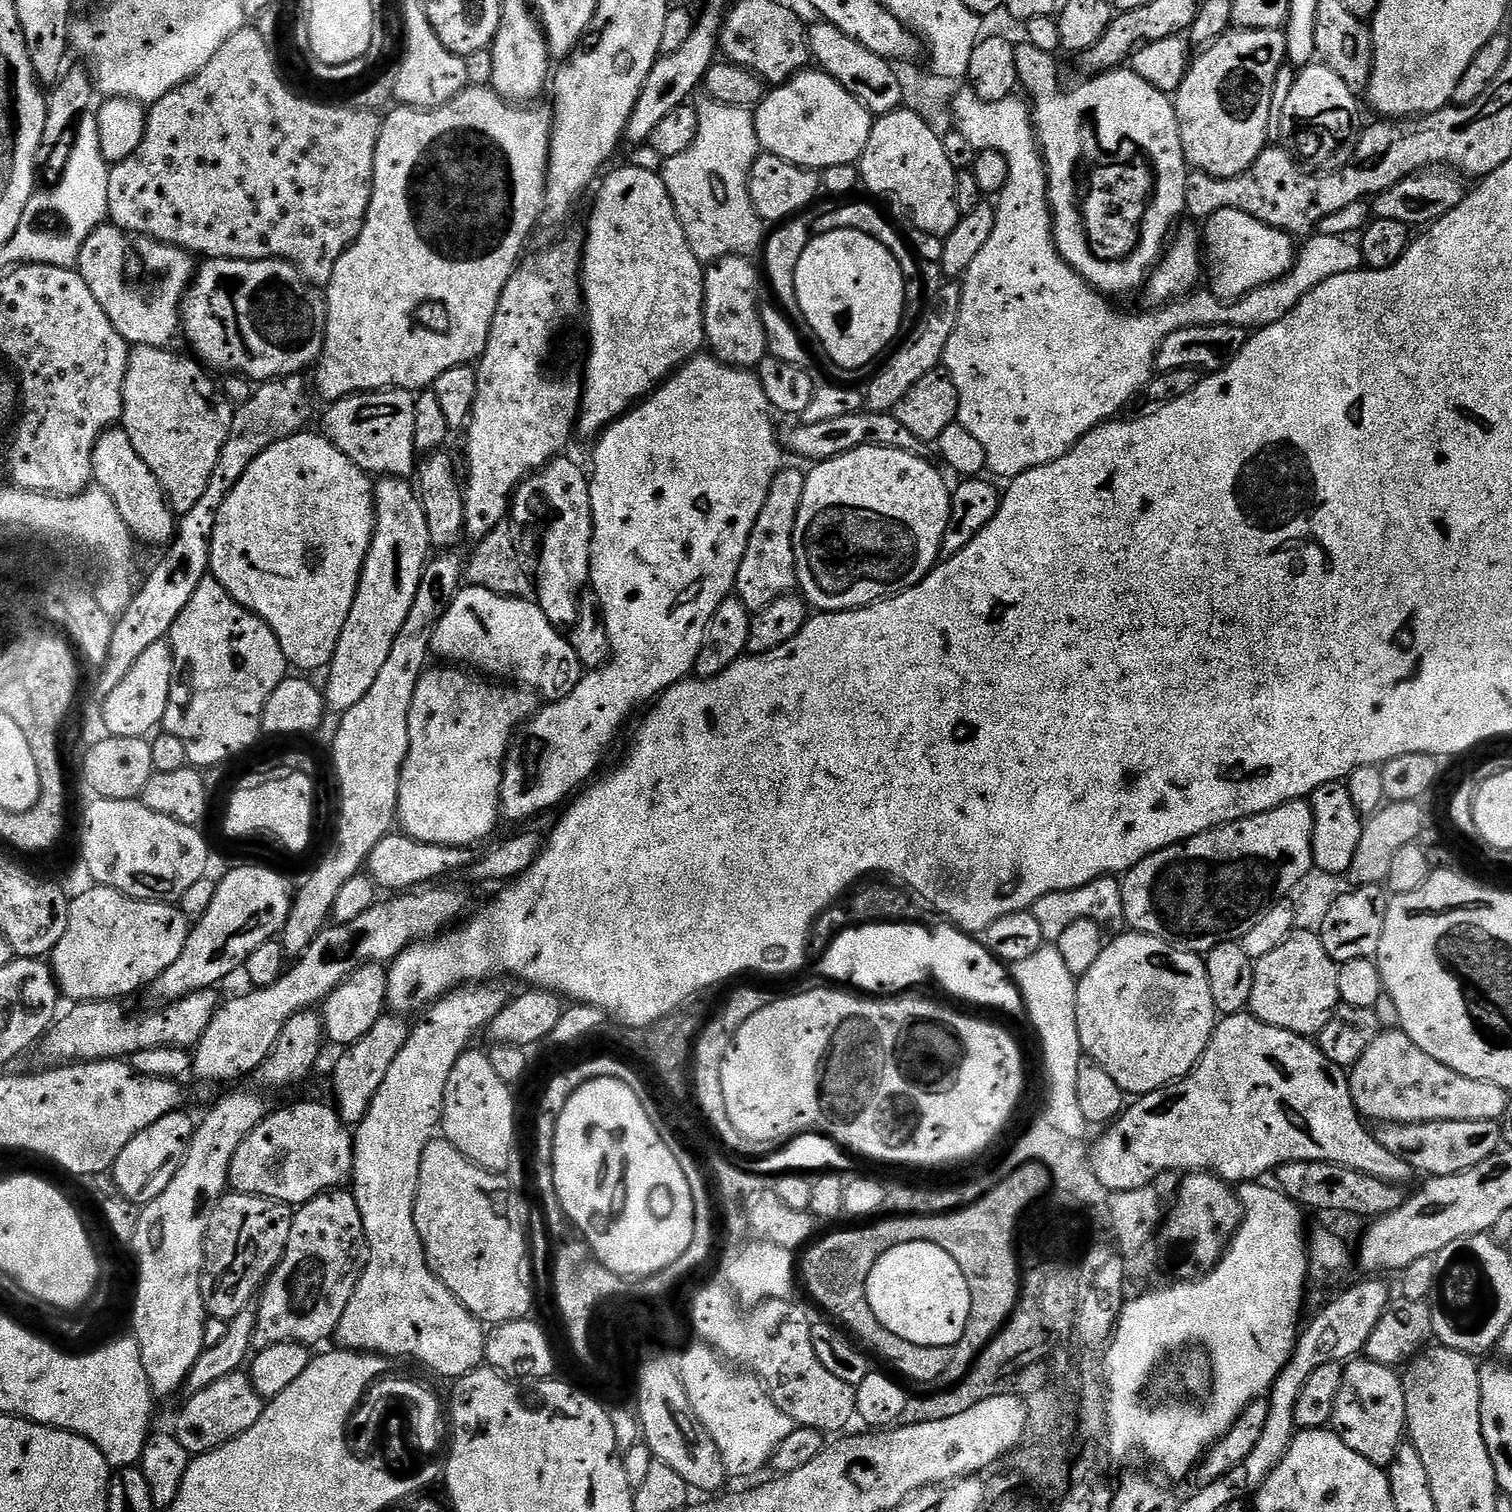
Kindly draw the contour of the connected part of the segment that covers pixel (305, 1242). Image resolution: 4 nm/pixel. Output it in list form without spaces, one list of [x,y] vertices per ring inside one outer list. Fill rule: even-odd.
[[[351,1191],[324,1192],[321,1196],[299,1205],[292,1218],[290,1238],[286,1242],[284,1256],[264,1281],[258,1303],[255,1305],[256,1329],[252,1339],[253,1349],[259,1350],[275,1344],[313,1346],[312,1344],[320,1344],[323,1340],[331,1341],[335,1337],[338,1322],[342,1322],[342,1314],[346,1314],[346,1302],[350,1302],[360,1274],[364,1271],[367,1251],[368,1243],[362,1226],[362,1214]]]

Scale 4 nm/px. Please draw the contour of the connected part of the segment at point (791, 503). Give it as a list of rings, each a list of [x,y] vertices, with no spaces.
[[[781,467],[779,474],[770,482],[770,494],[766,494],[766,502],[762,506],[762,514],[758,514],[758,522],[754,522],[754,530],[750,530],[750,538],[746,546],[746,554],[736,568],[735,595],[748,607],[748,611],[755,614],[761,612],[770,602],[789,595],[797,587],[796,559],[794,558],[794,526],[798,518],[798,506],[802,502],[804,489],[803,471],[796,468]]]

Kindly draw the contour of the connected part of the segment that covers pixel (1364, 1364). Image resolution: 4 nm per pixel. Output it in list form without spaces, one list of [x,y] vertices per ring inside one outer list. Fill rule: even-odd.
[[[1357,1358],[1344,1364],[1331,1427],[1340,1435],[1342,1442],[1350,1446],[1350,1450],[1362,1454],[1362,1458],[1370,1462],[1387,1466],[1405,1439],[1407,1423],[1404,1382],[1395,1367],[1369,1358]]]

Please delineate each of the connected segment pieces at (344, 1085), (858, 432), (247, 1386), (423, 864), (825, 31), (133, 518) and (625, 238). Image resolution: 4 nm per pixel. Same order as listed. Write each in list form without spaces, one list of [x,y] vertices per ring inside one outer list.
[[[385,1014],[381,1016],[378,1022],[363,1036],[361,1040],[355,1040],[353,1044],[347,1045],[344,1052],[336,1060],[336,1065],[332,1068],[332,1092],[336,1095],[334,1107],[341,1120],[349,1126],[355,1126],[363,1120],[364,1115],[370,1110],[370,1102],[374,1102],[374,1094],[378,1094],[378,1086],[386,1079],[387,1072],[390,1071],[390,1062],[398,1058],[398,1050],[402,1050],[404,1043],[408,1041],[410,1031],[409,1025],[404,1025],[399,1015]]]
[[[857,410],[842,414],[842,418],[830,418],[826,422],[813,424],[797,423],[795,427],[788,440],[786,436],[787,447],[789,444],[794,455],[801,456],[804,460],[812,460],[811,462],[829,460],[850,450],[858,450],[867,444],[915,453],[919,453],[922,448],[922,441],[914,438],[914,434],[910,434],[910,430],[906,430],[906,426],[902,426],[902,422],[898,422],[898,418],[892,412]]]
[[[243,1371],[230,1374],[222,1378],[222,1382],[214,1382],[214,1386],[206,1386],[206,1390],[193,1392],[187,1398],[189,1400],[176,1420],[174,1435],[190,1454],[212,1452],[221,1444],[238,1439],[243,1432],[254,1426],[254,1422],[258,1422],[265,1405],[265,1401],[254,1390],[251,1378]]]
[[[389,834],[384,836],[382,842],[378,842],[378,846],[374,846],[374,850],[368,855],[366,872],[381,889],[416,890],[421,886],[428,886],[439,881],[436,880],[439,876],[448,876],[459,868],[468,870],[478,859],[476,851],[475,847],[455,848],[441,844],[427,844],[418,842],[413,836]]]
[[[816,22],[807,29],[808,51],[811,59],[816,60],[821,69],[833,76],[847,92],[854,94],[858,102],[873,117],[885,116],[887,112],[895,112],[903,105],[902,89],[898,84],[893,65],[883,60],[878,54],[866,50],[854,38],[848,37],[842,30],[827,22]]]
[[[110,427],[98,438],[92,459],[92,479],[95,487],[110,494],[123,521],[137,541],[145,540],[148,544],[164,546],[176,535],[178,516],[172,511],[162,482],[158,482],[154,470],[150,470],[150,466],[142,462],[138,450],[134,450],[123,427]]]
[[[631,166],[620,168],[608,177],[603,177],[604,185],[596,196],[596,205],[592,208],[592,217],[588,220],[588,232],[584,236],[584,250],[582,253],[582,287],[584,290],[584,312],[588,316],[588,336],[592,339],[592,349],[586,352],[586,363],[582,368],[584,378],[584,397],[580,399],[580,415],[578,417],[578,432],[584,436],[599,437],[600,433],[623,416],[641,398],[656,391],[680,365],[697,355],[705,347],[704,335],[704,273],[702,262],[694,254],[690,242],[686,238],[683,226],[680,225],[678,214],[674,210],[674,202],[664,185],[664,178],[660,172],[638,170]]]

